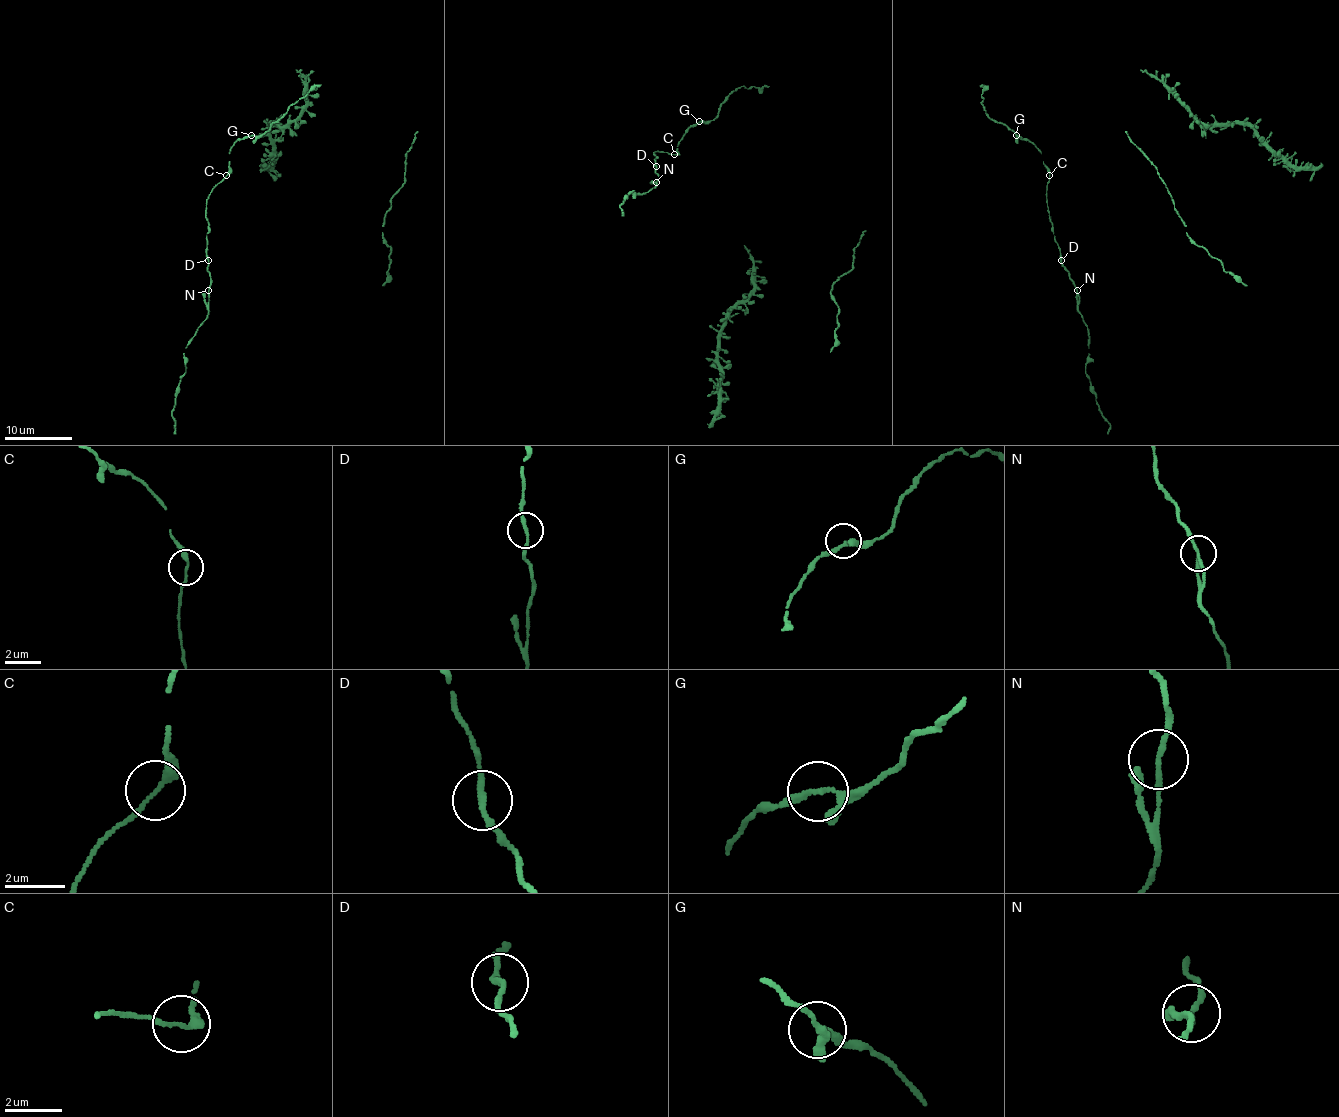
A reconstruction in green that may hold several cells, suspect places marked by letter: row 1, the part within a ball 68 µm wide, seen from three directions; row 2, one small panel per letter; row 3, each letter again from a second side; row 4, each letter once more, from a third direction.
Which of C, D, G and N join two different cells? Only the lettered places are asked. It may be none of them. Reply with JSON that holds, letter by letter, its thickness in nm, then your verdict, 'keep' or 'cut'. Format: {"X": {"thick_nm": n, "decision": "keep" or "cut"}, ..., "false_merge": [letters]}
{"C": {"thick_nm": 180, "decision": "keep"}, "D": {"thick_nm": 190, "decision": "keep"}, "G": {"thick_nm": 130, "decision": "keep"}, "N": {"thick_nm": 150, "decision": "keep"}, "false_merge": []}

